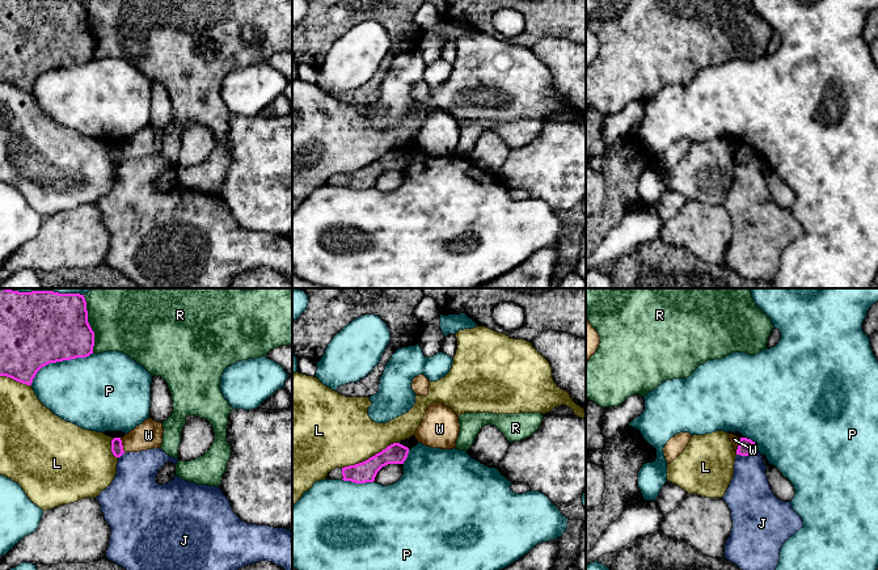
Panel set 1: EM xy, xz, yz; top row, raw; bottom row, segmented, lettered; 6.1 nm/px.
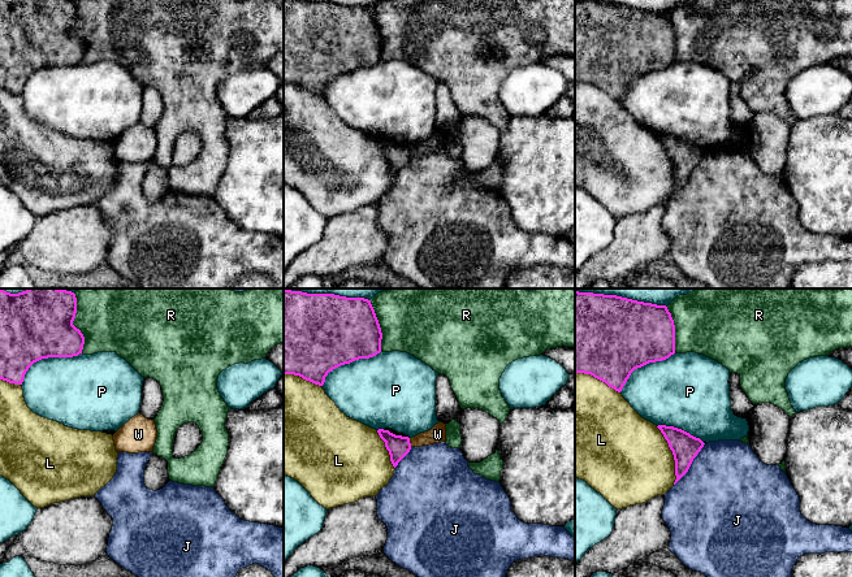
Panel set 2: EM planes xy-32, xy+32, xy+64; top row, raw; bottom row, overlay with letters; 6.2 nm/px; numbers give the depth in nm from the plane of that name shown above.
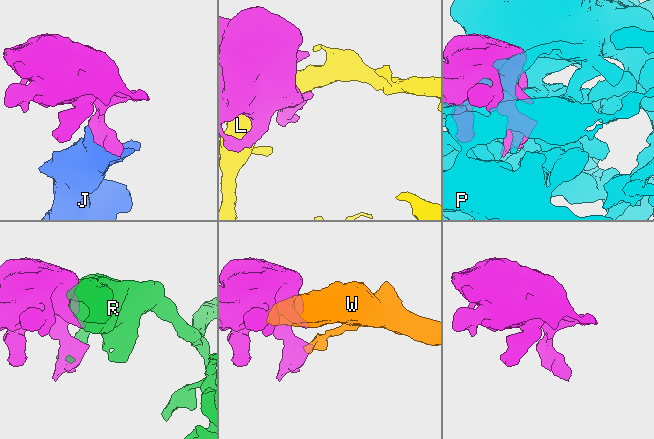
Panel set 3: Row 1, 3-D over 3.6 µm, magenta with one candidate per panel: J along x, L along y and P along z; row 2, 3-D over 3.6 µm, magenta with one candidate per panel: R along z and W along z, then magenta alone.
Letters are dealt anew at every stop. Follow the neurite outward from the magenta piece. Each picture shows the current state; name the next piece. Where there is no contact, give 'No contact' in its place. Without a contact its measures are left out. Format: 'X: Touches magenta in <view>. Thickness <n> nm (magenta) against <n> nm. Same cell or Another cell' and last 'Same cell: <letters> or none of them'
J: Touches magenta in yz. Thickness 100 nm (magenta) against 280 nm. Another cell
L: Touches magenta in xz. Thickness 130 nm (magenta) against 420 nm. Another cell
P: Touches magenta in xy. Thickness 460 nm (magenta) against 420 nm. Another cell
R: Touches magenta in xy. Thickness 440 nm (magenta) against 480 nm. Another cell
W: Touches magenta in xy. Thickness 80 nm (magenta) against 170 nm. Another cell
Same cell: none of them

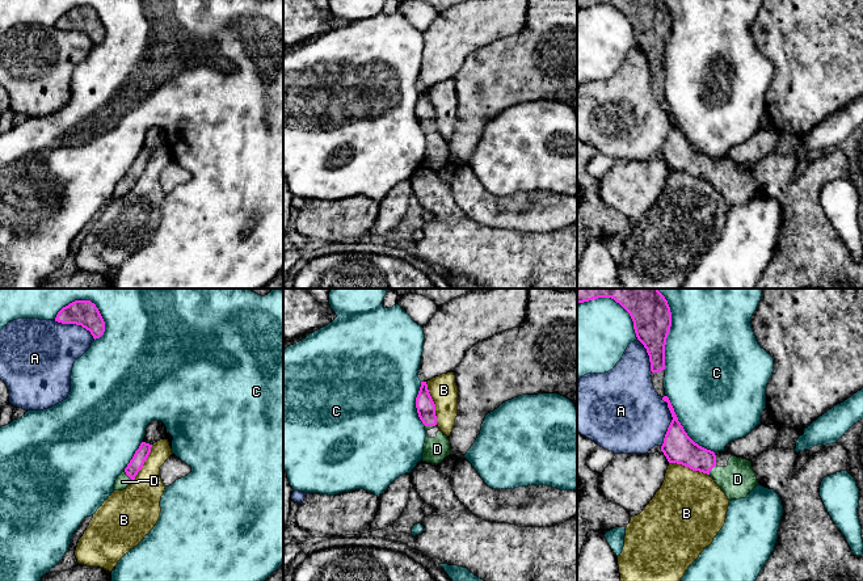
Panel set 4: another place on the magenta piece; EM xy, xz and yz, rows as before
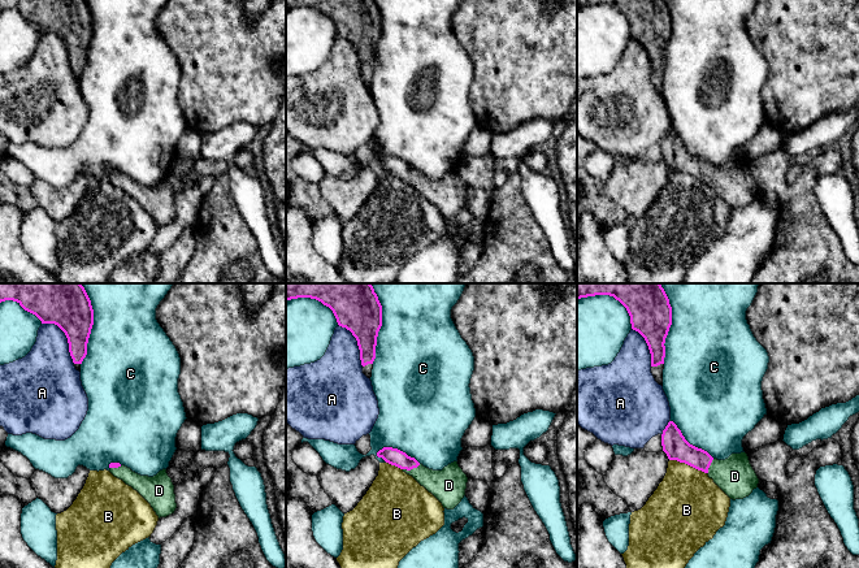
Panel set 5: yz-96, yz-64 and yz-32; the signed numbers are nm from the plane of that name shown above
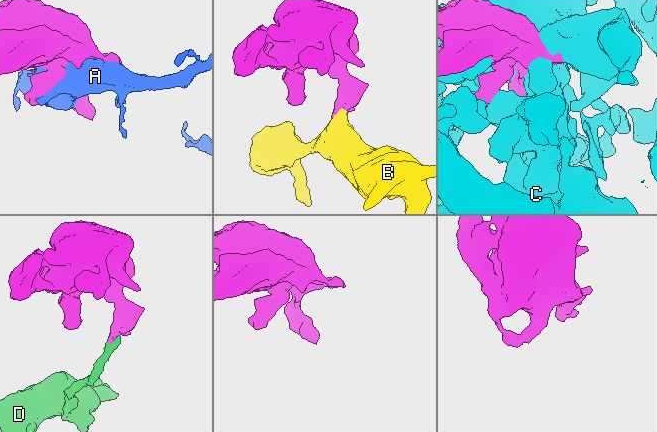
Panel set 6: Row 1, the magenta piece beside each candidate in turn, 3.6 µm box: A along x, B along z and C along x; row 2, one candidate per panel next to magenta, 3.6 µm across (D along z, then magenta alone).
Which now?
A: Touches magenta in xy. Thickness 160 nm (magenta) against 380 nm. Another cell
B: Touches magenta in xz. Thickness 120 nm (magenta) against 170 nm. Another cell
C: Touches magenta in xy. Thickness 160 nm (magenta) against 420 nm. Another cell
D: Touches magenta in xy. Thickness 90 nm (magenta) against 90 nm. Same cell
Same cell: D

